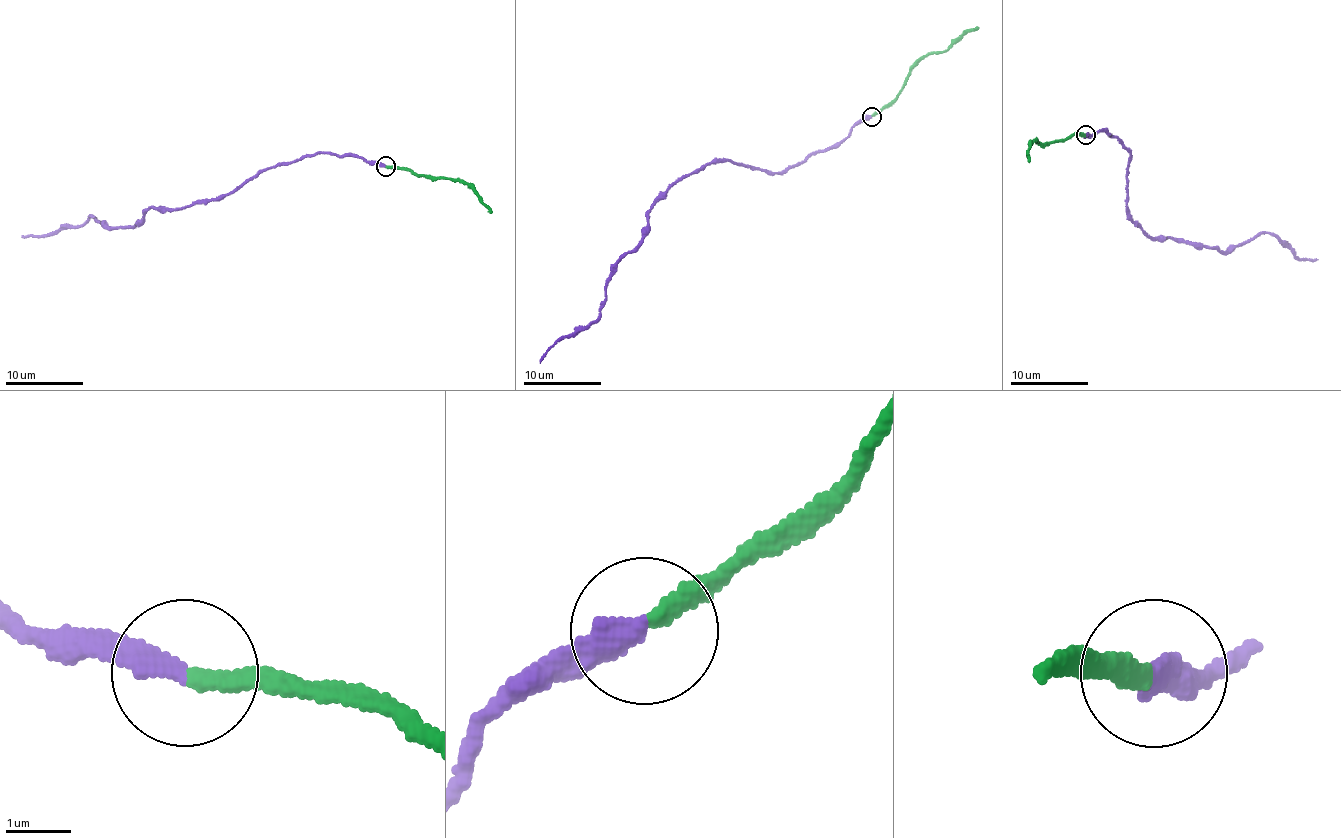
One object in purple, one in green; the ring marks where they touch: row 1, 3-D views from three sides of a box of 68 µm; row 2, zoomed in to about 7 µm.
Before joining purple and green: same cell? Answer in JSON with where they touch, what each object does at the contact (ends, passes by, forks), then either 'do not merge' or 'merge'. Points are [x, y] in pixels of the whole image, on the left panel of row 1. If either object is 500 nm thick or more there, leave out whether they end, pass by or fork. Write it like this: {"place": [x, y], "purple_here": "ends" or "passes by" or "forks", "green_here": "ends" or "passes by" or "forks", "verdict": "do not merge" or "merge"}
{"place": [385, 166], "purple_here": "ends", "green_here": "ends", "verdict": "do not merge"}

